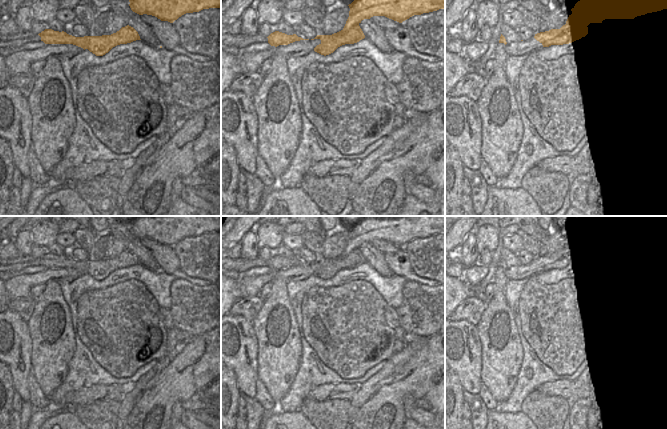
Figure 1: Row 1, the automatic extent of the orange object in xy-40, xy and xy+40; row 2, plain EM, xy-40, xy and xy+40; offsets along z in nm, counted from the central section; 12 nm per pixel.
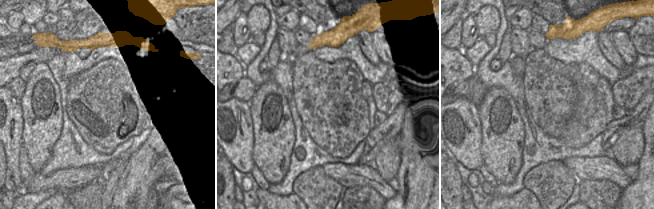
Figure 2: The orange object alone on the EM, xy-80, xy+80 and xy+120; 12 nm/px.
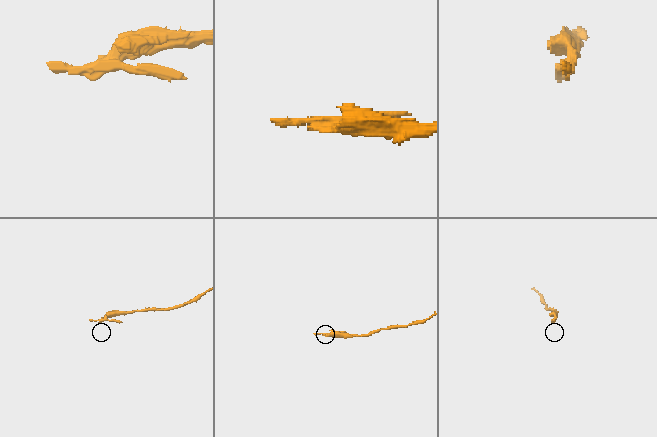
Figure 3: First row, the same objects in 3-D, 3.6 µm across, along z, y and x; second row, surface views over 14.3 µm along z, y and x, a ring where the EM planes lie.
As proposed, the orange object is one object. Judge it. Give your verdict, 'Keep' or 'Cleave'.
Cleave.

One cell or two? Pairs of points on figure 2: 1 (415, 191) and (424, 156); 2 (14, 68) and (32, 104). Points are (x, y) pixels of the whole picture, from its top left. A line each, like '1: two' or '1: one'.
1: one
2: two

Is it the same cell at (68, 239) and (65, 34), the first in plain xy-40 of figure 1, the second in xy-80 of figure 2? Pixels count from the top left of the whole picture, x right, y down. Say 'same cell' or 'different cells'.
different cells

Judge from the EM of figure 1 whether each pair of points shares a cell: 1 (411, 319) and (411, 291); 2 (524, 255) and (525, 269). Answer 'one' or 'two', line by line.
1: one
2: two

